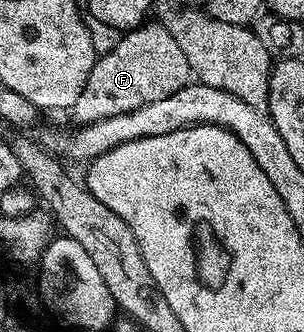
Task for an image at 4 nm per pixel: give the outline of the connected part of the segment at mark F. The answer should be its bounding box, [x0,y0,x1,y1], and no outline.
[68,23,191,125]

